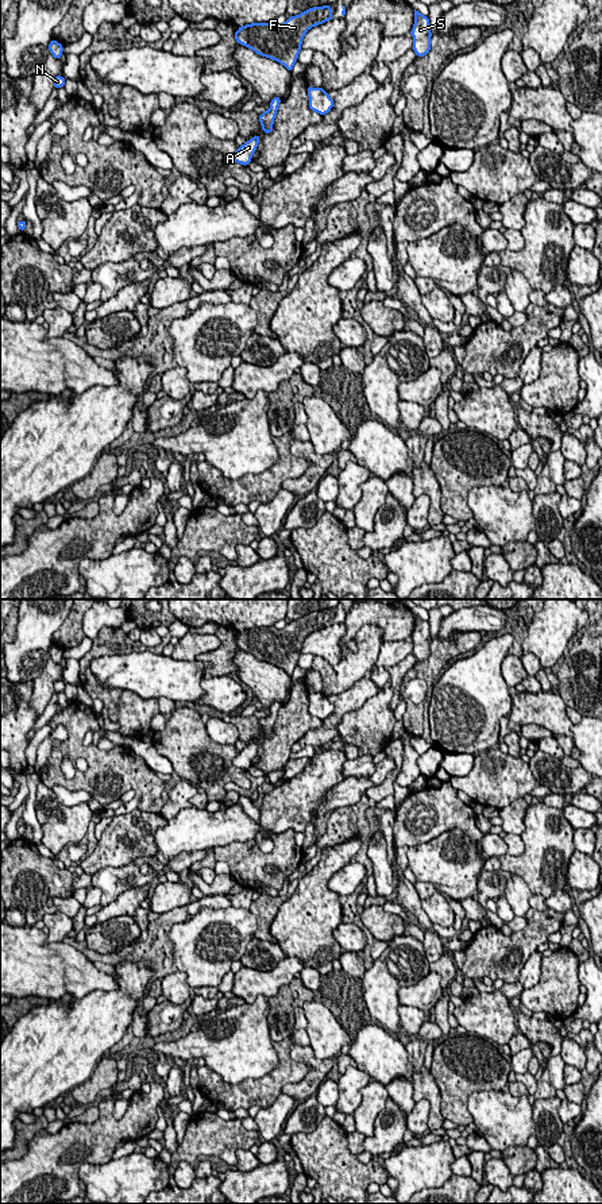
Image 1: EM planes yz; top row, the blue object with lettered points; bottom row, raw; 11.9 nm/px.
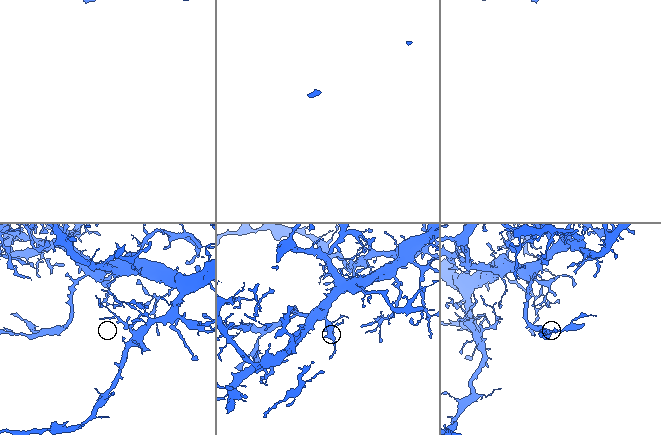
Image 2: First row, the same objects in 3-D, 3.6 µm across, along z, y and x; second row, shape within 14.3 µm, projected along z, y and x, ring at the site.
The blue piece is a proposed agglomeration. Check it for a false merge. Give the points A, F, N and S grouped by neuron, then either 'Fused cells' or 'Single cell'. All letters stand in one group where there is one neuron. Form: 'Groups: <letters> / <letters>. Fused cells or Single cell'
Groups: A F N S. Single cell

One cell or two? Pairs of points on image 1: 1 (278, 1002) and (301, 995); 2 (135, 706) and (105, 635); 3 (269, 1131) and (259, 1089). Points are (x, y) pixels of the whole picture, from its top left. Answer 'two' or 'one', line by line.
1: one
2: two
3: two

